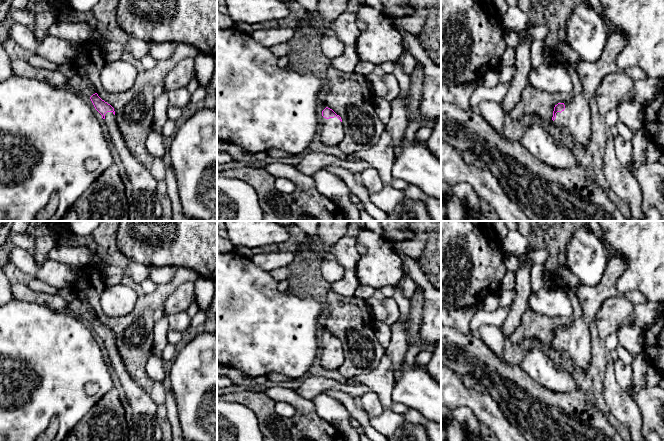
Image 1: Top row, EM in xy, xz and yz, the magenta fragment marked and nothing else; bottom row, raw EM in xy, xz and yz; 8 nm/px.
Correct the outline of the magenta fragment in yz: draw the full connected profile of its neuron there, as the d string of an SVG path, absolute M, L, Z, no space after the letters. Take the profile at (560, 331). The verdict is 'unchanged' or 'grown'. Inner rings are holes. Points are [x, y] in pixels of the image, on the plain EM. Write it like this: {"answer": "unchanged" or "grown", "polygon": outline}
{"answer": "grown", "polygon": "M620 255L609 258L608 264L598 285L586 286L578 283L573 292L582 309L580 318L554 331L552 344L568 354L566 365L574 372L584 372L591 363L591 337L589 325L608 298L619 295L616 282L626 270L627 263Z"}

